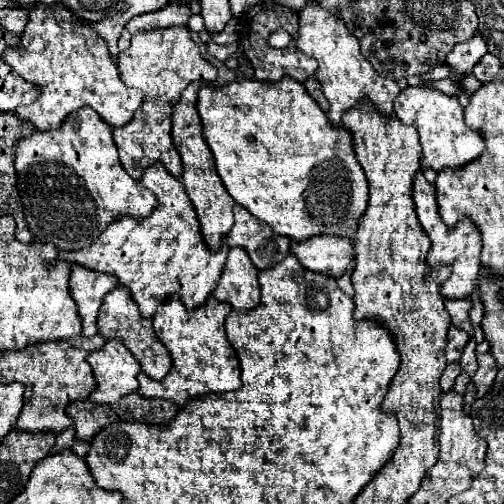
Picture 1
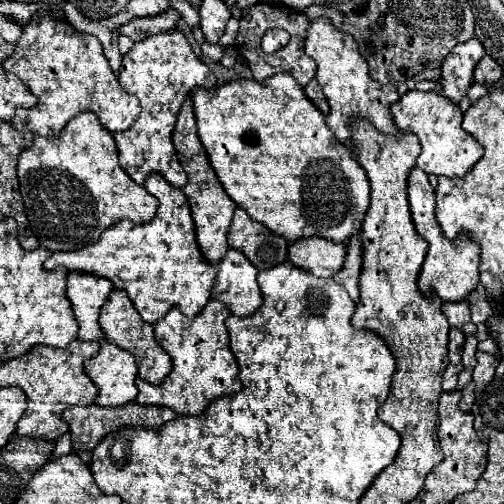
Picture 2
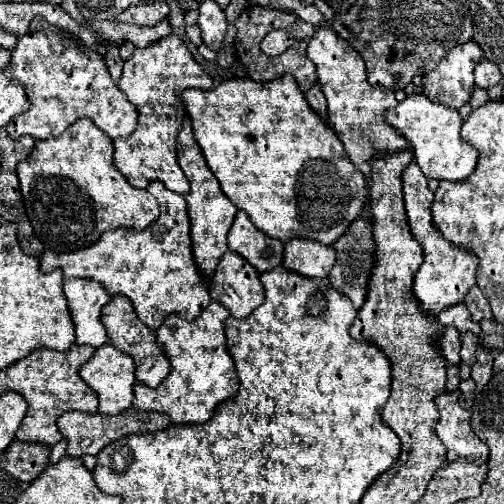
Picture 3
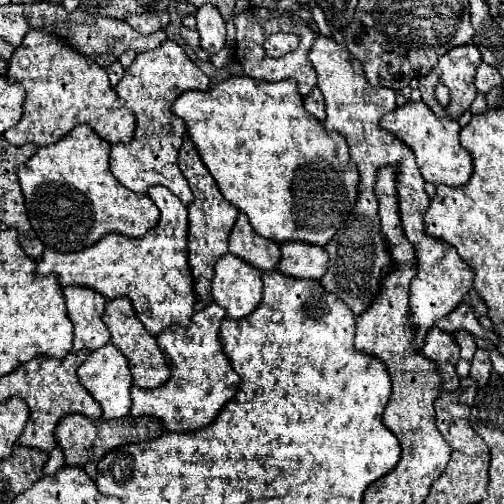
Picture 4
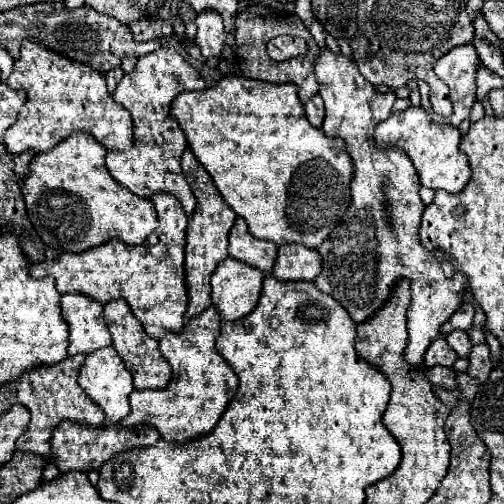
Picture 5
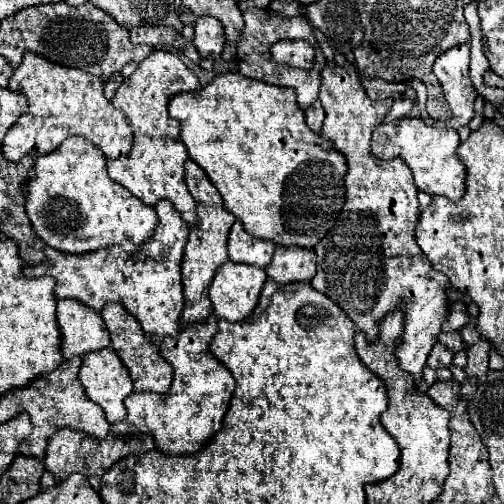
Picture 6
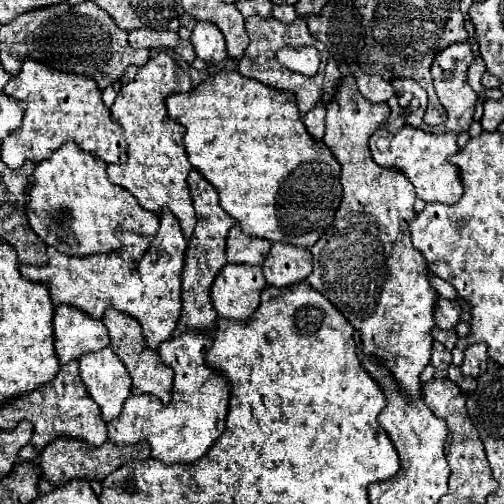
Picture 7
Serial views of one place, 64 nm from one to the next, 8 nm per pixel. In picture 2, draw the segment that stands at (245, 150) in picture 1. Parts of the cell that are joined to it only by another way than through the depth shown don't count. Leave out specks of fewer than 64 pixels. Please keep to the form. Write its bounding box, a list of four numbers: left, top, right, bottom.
[190,74,370,242]

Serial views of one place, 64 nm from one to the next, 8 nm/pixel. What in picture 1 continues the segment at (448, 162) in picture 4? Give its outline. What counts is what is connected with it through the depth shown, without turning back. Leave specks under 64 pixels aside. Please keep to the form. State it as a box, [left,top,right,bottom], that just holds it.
[394,86,484,172]

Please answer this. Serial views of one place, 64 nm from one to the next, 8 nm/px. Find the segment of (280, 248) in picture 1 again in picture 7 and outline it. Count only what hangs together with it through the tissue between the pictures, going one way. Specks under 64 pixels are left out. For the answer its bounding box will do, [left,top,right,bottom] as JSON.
[226,224,270,264]

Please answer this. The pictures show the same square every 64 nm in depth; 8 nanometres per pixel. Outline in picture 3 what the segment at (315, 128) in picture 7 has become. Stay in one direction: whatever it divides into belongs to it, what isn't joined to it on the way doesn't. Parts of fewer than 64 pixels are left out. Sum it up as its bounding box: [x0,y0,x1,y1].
[304,84,326,120]

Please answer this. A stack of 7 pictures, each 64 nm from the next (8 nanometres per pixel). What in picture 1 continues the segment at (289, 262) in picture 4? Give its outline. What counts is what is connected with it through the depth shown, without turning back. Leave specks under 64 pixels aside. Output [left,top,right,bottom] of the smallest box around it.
[290,236,352,278]

